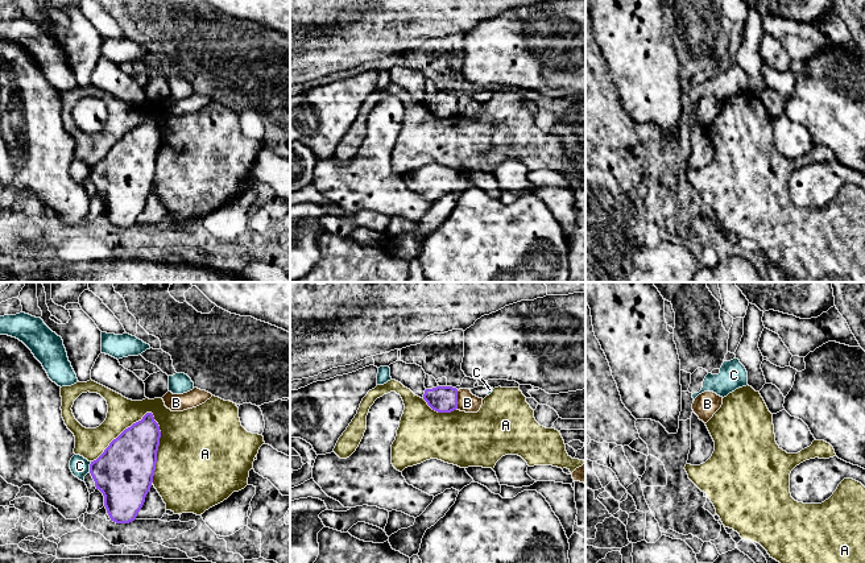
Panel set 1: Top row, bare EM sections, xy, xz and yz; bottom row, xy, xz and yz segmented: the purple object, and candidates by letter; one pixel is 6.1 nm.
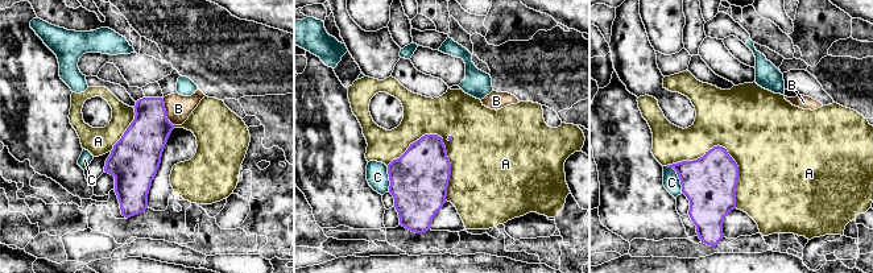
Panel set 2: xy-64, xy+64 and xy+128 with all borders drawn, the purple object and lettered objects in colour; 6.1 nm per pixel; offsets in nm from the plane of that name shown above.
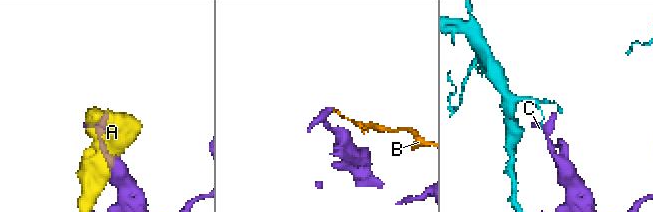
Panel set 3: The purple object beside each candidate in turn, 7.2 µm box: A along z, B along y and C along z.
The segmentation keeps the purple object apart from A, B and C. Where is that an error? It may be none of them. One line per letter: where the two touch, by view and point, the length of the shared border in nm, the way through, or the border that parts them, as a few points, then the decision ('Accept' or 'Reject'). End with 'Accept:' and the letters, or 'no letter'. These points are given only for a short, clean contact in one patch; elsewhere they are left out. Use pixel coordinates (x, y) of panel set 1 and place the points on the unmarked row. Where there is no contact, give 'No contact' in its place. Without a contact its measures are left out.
A: Touches purple at xy (123, 136). Shared border 480 nm. Reject
B: Touches purple at xz (456, 104). Shared border 110 nm. Boundary: xz (456, 95), (458, 112). Reject
C: Touches purple at xy (90, 172). Shared border 70 nm. Reject
Accept: no letter

